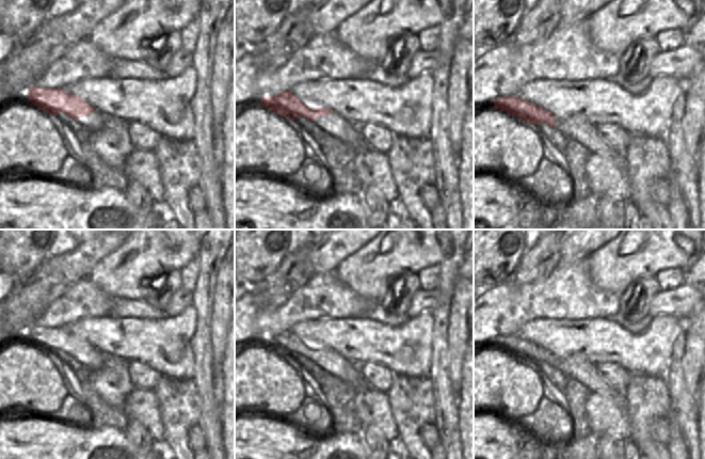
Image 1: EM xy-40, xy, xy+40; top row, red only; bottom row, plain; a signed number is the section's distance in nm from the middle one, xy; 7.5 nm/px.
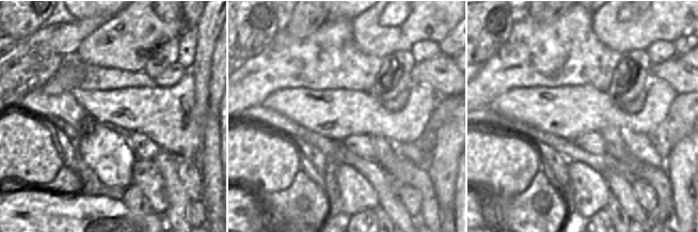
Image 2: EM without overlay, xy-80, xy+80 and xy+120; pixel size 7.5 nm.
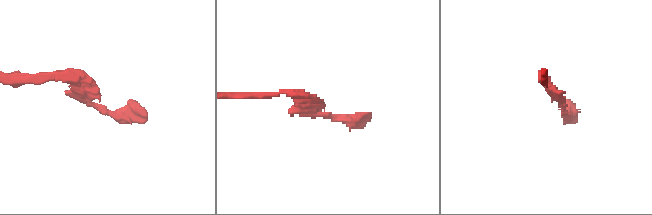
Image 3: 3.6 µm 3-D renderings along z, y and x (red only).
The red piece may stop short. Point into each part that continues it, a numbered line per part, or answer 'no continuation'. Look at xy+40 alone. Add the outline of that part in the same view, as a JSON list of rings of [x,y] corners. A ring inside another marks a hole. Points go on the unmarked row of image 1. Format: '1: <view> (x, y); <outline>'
1: xy+40 (576, 367); [[[579,355],[557,357],[555,364],[567,378],[579,381],[589,392],[613,400],[625,400],[625,392],[615,390],[598,371],[594,363]]]

